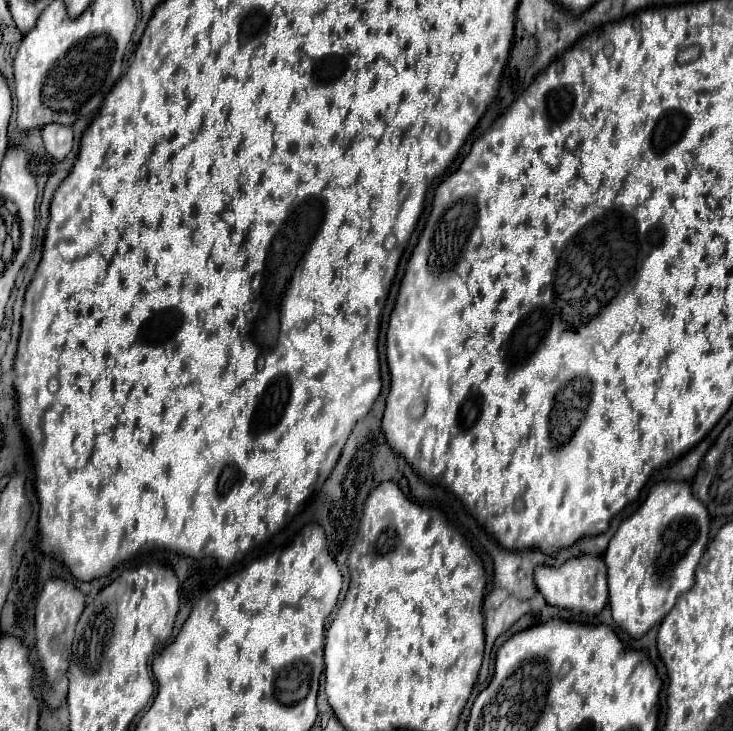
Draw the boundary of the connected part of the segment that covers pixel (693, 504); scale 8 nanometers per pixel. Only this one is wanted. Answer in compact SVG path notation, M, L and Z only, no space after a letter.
M665 481L653 485L641 509L619 525L603 557L609 579L609 605L615 623L635 639L643 637L653 625L661 623L663 617L673 609L679 595L693 587L695 567L705 551L707 541L709 541L709 513L705 511L705 505L693 495L691 483Z

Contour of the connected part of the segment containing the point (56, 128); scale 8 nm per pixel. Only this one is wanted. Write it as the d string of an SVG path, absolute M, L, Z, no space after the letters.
M49 123L43 127L43 141L45 141L45 149L47 153L57 159L63 161L65 155L71 151L73 145L73 129L69 125L59 125L59 123Z

